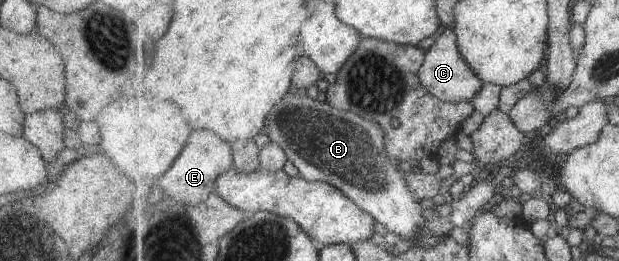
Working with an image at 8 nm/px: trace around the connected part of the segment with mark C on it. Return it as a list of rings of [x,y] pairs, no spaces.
[[[445,29],[426,53],[425,62],[420,69],[421,82],[436,98],[457,104],[461,101],[473,100],[474,96],[485,87],[486,83],[478,77],[477,73],[473,73],[471,65],[462,55],[454,29]]]

